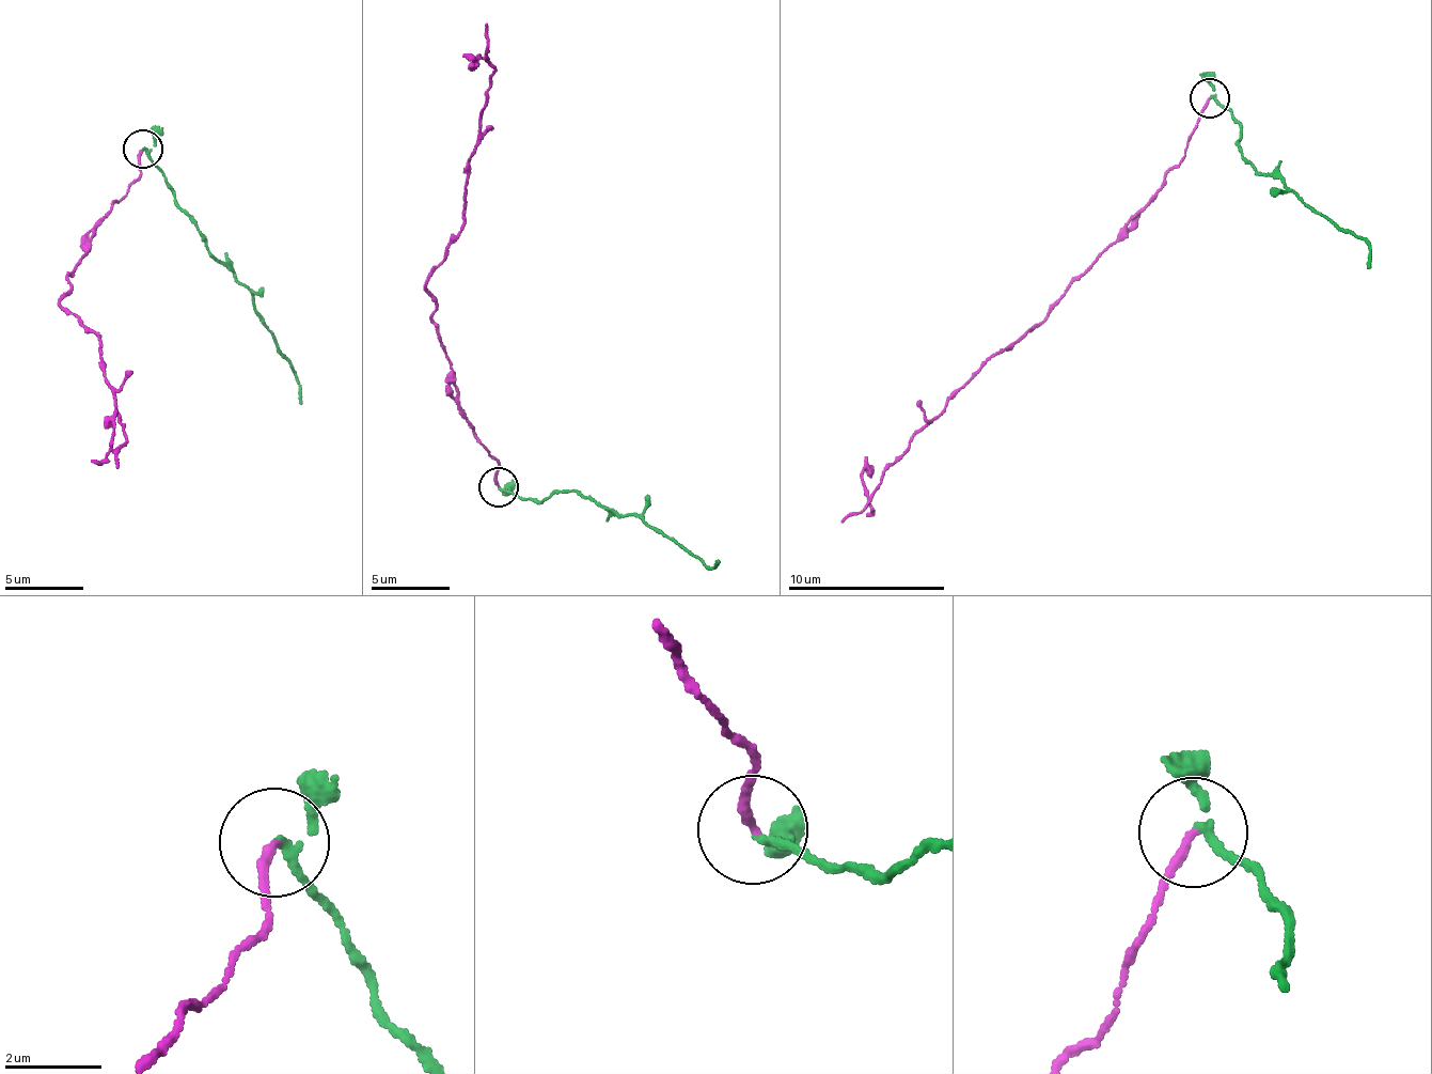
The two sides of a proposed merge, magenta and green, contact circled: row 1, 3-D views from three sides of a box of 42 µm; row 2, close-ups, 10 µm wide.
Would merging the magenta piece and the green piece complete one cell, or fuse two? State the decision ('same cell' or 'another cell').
another cell

